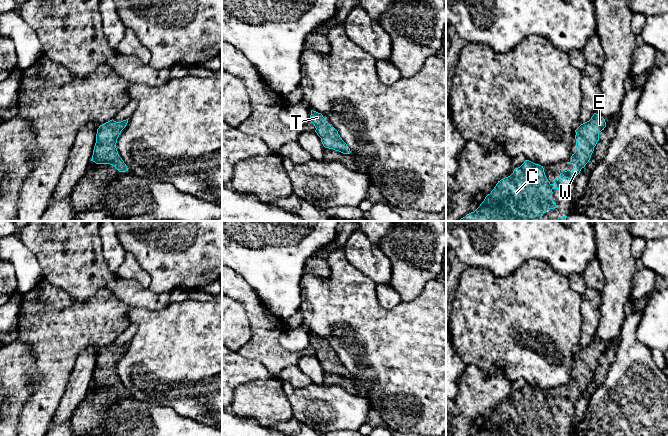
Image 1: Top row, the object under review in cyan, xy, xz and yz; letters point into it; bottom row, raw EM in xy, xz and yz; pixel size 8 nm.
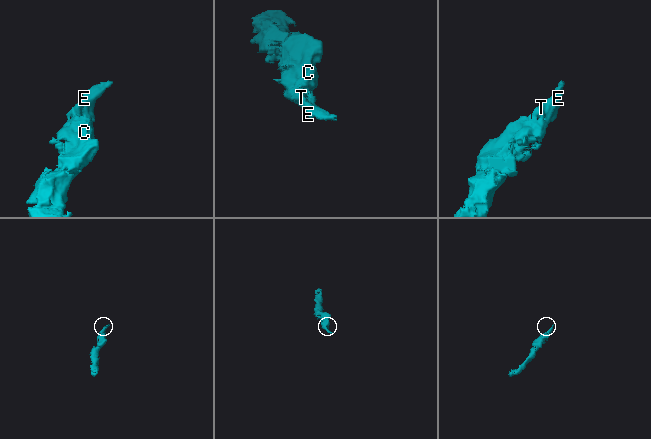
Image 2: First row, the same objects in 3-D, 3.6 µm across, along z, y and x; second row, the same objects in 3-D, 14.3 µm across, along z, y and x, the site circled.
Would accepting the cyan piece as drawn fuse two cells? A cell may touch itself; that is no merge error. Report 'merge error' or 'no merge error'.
no merge error

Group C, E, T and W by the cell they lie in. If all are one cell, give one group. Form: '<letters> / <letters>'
C E T W

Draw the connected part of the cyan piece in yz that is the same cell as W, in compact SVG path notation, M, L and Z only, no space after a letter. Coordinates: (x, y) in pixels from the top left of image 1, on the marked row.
M594 113L591 119L581 124L576 130L576 148L571 156L571 161L567 164L573 164L573 170L559 169L560 176L554 179L551 184L544 172L543 166L535 164L529 160L515 168L513 173L498 181L494 189L488 194L480 206L467 214L458 221L540 221L542 215L549 209L557 208L552 200L552 190L560 189L561 183L565 178L573 179L580 173L581 169L589 162L594 147L599 141L599 133L606 127L605 119Z

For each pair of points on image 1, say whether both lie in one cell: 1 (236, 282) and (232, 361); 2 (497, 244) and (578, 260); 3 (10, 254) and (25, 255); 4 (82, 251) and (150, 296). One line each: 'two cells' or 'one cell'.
1: two cells
2: one cell
3: one cell
4: one cell

